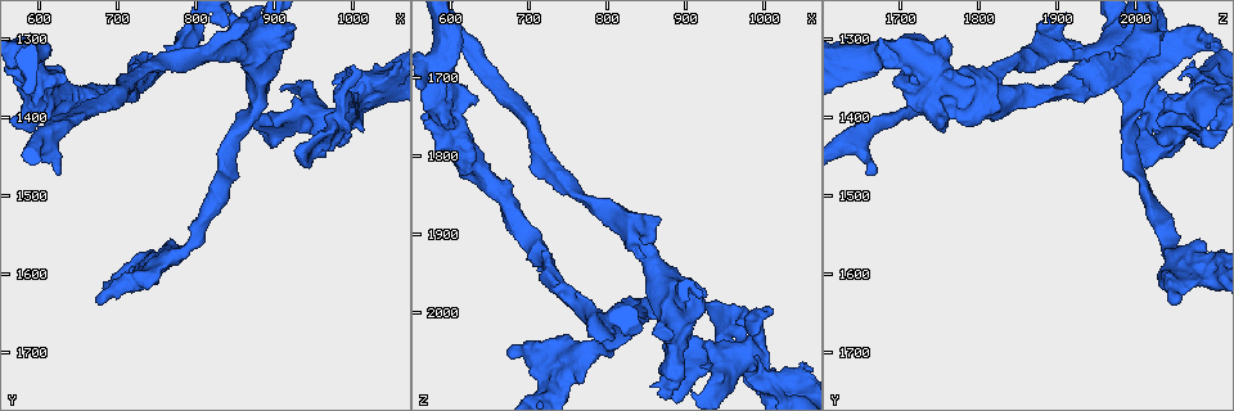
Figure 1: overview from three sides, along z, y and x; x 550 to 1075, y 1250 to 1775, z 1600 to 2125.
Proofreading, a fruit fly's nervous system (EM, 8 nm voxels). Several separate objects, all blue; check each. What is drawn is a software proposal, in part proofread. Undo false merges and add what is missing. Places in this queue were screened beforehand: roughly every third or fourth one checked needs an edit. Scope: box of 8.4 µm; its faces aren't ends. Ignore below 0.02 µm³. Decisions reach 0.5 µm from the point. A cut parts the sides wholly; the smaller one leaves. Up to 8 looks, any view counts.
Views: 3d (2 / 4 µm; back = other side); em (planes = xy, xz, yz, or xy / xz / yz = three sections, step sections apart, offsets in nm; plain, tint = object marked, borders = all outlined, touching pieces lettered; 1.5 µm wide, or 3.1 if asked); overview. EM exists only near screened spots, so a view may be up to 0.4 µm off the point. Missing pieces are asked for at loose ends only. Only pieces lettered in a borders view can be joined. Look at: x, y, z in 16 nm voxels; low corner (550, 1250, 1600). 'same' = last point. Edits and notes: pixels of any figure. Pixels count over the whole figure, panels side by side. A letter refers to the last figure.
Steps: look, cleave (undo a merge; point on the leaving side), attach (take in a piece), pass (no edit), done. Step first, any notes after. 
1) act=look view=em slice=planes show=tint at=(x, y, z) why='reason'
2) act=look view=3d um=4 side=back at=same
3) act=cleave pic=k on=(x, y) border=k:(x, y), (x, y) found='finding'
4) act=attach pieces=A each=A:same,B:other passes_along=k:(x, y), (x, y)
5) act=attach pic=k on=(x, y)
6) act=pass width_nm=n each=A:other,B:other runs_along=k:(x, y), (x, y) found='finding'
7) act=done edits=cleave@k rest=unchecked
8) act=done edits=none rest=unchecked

act=look view=em slice=xy step=8 show=borders at=(595, 1295, 1760) why='thick end'

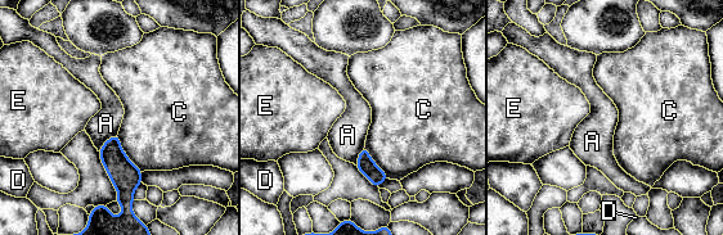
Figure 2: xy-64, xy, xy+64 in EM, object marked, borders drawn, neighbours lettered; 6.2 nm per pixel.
act=pass each=A:other,C:other,D:other,E:other found='none of them fits'

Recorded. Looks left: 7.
act=look view=3d um=2 at=(955, 1420, 1990) why='closes a loop'

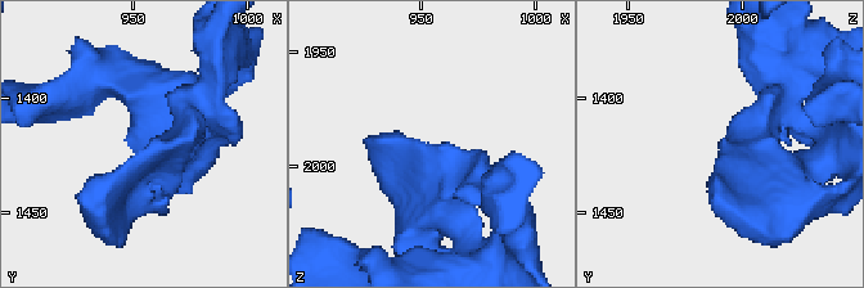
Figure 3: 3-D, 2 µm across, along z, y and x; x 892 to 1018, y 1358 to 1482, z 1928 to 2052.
act=look view=em slice=planes show=borders at=(956, 1420, 1991)

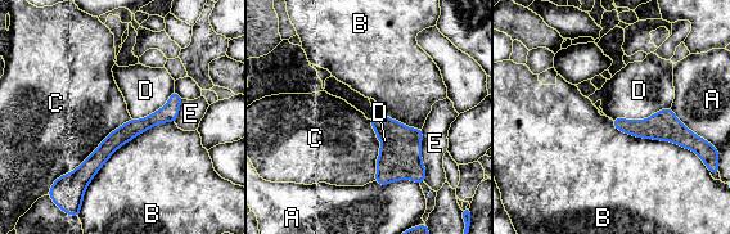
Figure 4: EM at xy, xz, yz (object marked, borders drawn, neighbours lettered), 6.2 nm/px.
act=pass width_nm=90 each=A:other,B:other,C:other,D:other,E:other found='one neuron here'

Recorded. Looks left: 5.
act=look view=3d um=4 at=(1010, 1360, 2090) why='thick turns thin'

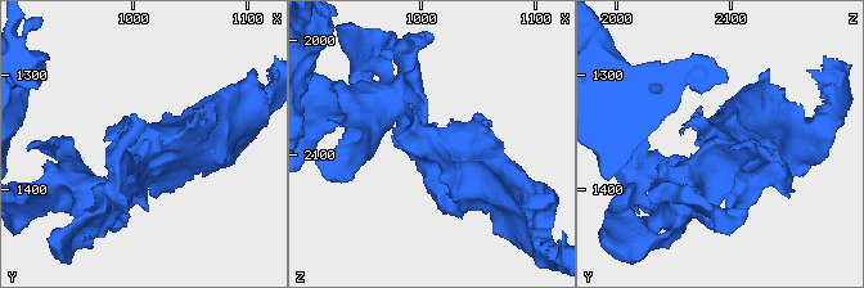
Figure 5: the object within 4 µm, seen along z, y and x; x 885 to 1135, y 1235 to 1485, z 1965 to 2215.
act=look view=em slice=yz step=4 show=tint at=(1010, 1362, 2088) why='need the tissue'

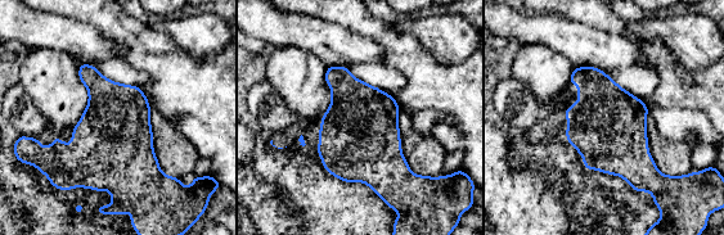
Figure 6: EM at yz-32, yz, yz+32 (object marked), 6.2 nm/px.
act=look view=em slice=yz step=4 show=borders at=same

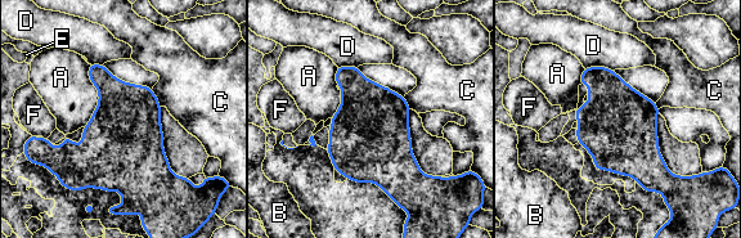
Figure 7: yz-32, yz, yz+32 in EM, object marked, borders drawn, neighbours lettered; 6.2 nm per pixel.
act=pass each=A:other,B:other,C:other,D:other,E:other,F:other found='one neuron here'

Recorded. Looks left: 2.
act=done edits=none rest=unchecked

